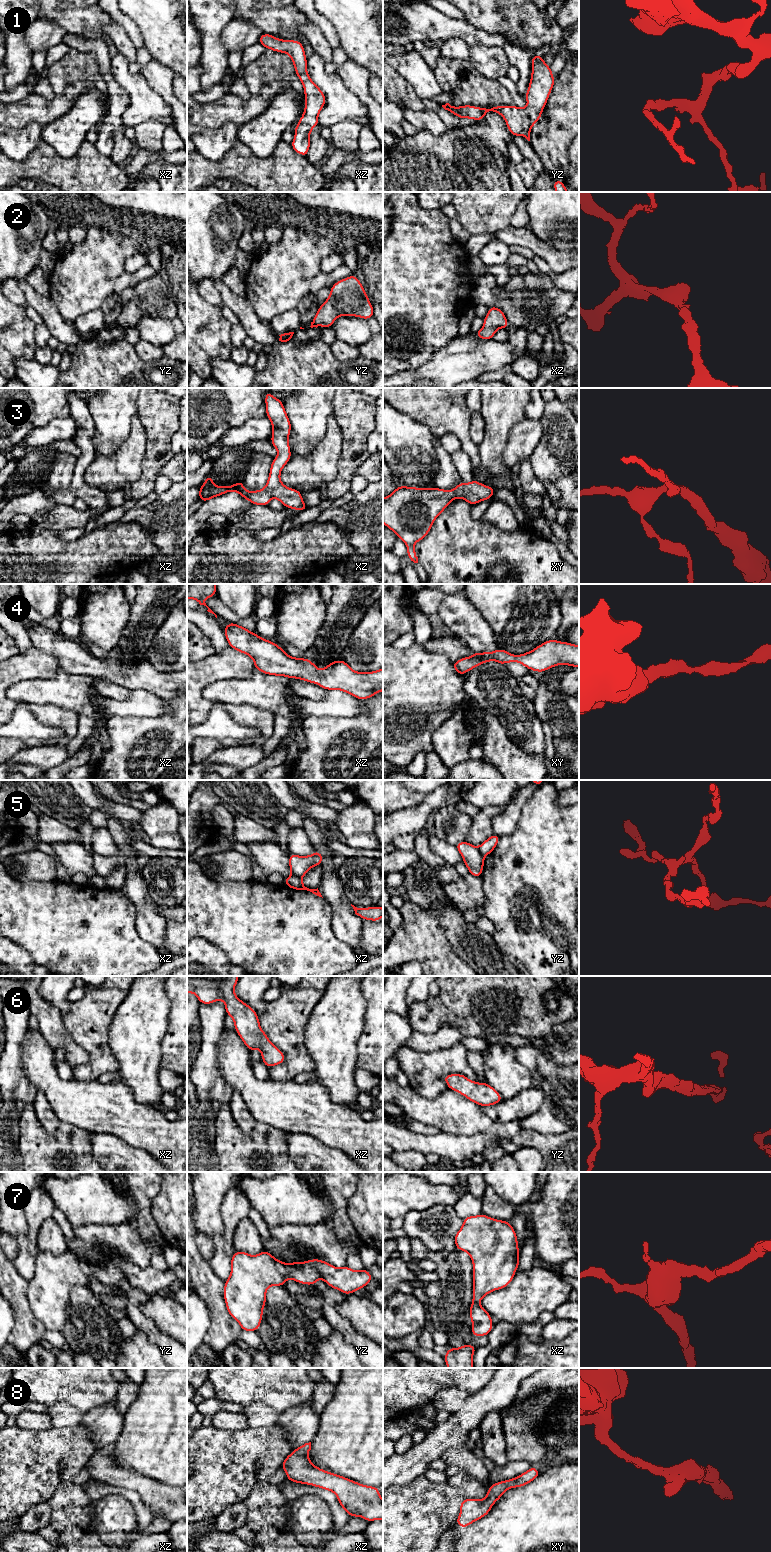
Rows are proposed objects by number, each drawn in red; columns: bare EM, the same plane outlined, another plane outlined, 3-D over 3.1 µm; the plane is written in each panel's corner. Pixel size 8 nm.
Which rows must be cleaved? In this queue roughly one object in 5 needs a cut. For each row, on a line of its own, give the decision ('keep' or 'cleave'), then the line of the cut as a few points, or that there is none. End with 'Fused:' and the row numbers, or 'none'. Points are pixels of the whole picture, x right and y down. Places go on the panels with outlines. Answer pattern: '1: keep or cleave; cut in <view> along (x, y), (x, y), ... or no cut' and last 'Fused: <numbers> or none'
1: keep; no cut
2: keep; no cut
3: keep; no cut
4: keep; no cut
5: cleave; cut in yz along (477, 847), (483, 857)
6: keep; no cut
7: keep; no cut
8: keep; no cut
Fused: 5

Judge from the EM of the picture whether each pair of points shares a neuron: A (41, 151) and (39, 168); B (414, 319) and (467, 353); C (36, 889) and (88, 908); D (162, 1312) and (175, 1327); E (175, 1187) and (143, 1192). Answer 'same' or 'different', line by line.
A: same
B: different
C: same
D: same
E: different

